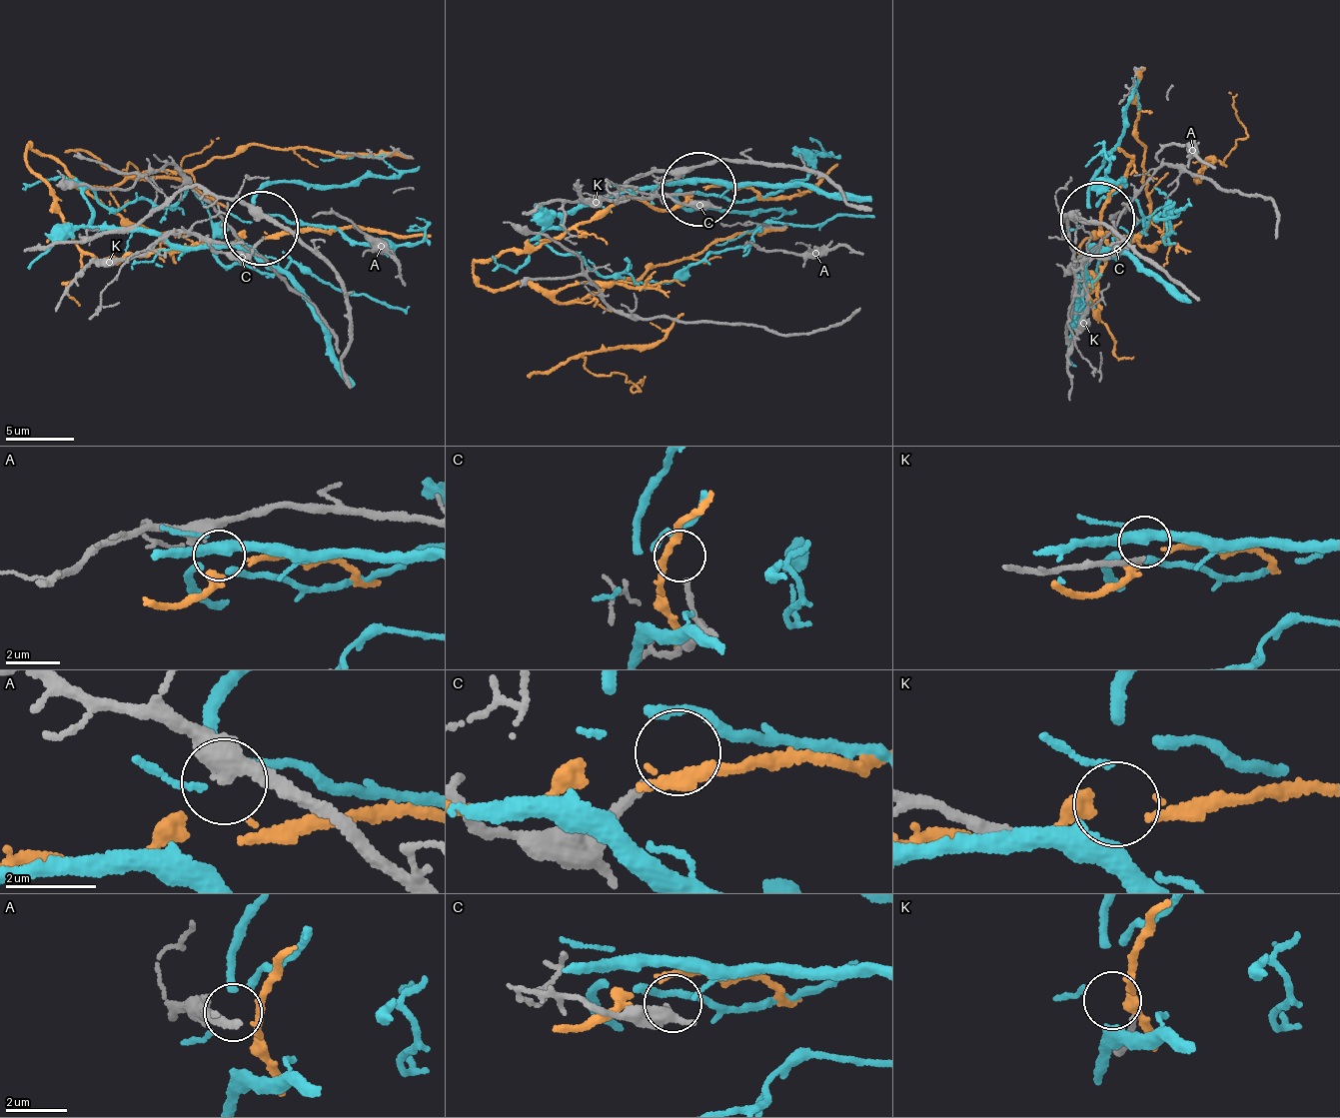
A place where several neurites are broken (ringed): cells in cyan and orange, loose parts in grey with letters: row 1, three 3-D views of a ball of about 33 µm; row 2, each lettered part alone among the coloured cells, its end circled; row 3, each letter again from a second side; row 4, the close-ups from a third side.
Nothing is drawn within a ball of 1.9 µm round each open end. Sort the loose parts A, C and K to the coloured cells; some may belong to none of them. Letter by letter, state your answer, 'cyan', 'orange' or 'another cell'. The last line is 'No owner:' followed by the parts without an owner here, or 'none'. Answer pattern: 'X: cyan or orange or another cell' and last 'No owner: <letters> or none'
A: another cell
C: another cell
K: another cell
No owner: A, C, K

